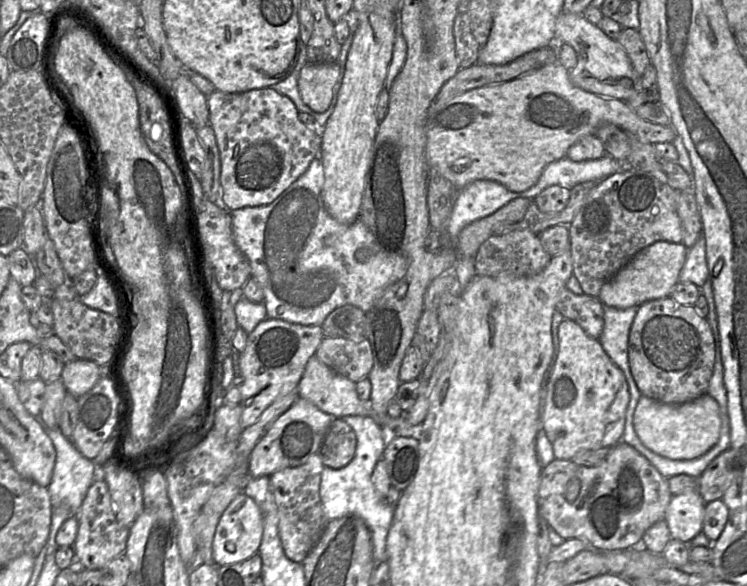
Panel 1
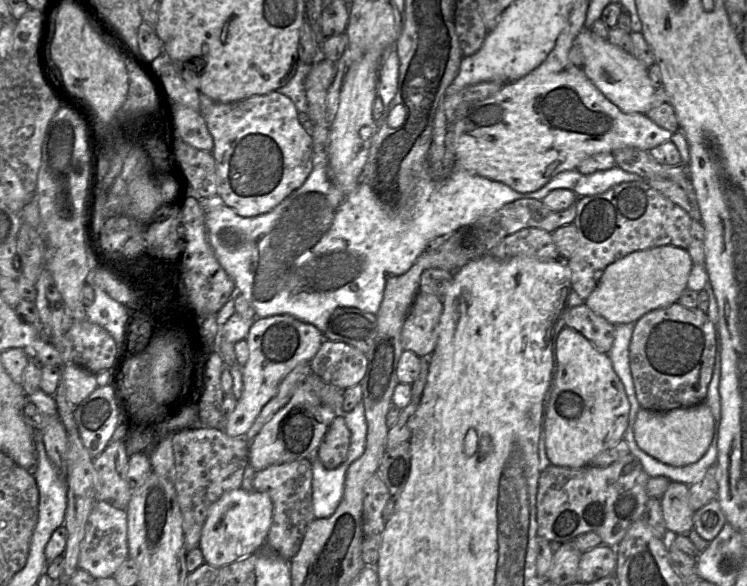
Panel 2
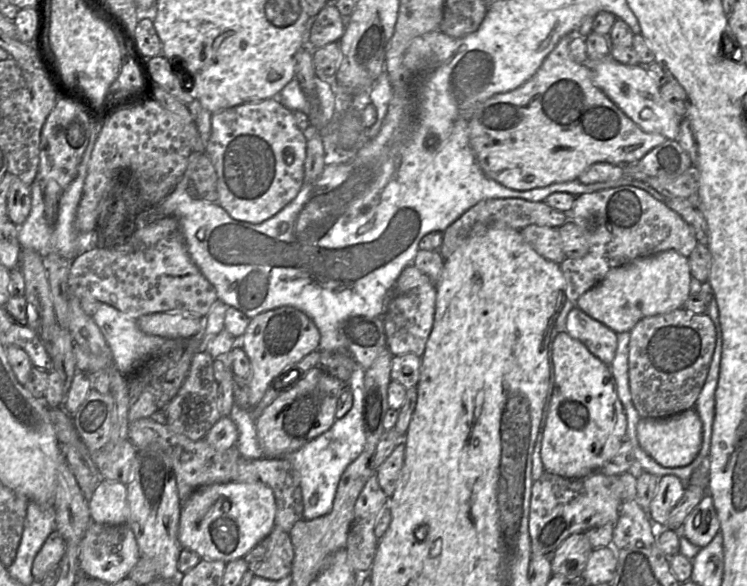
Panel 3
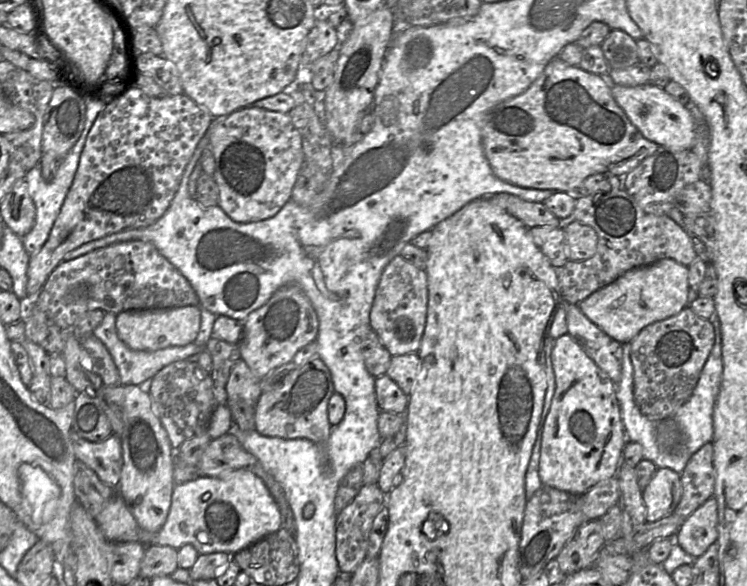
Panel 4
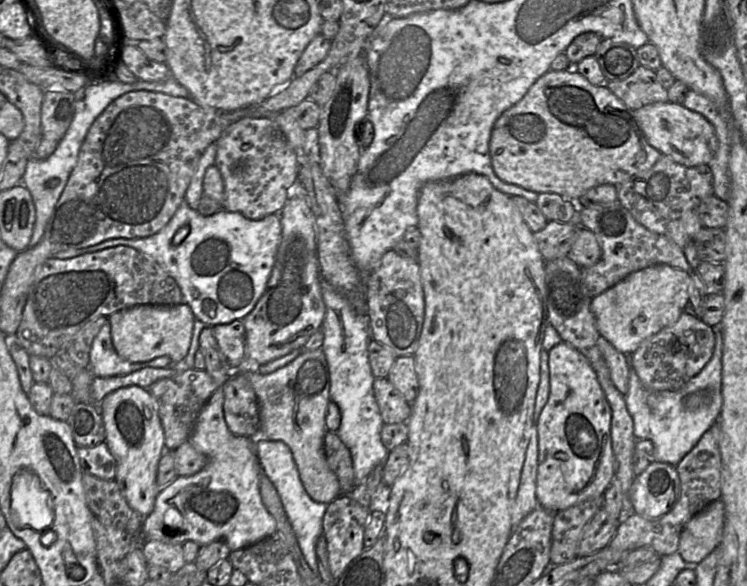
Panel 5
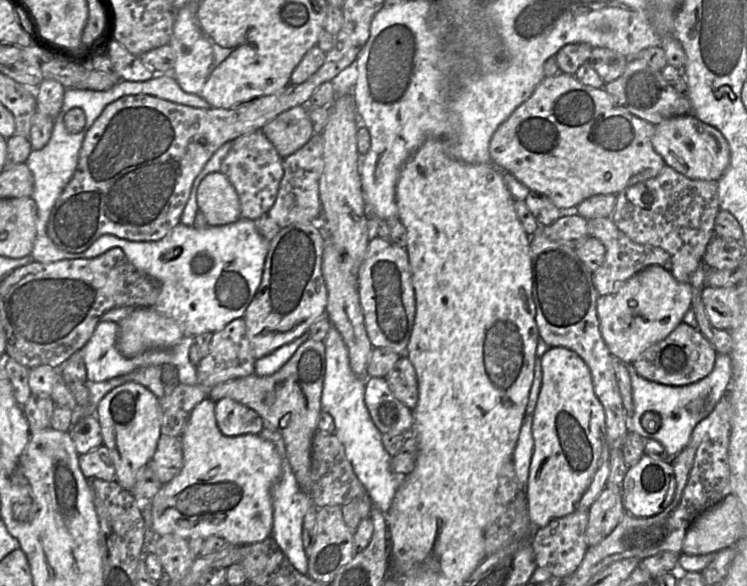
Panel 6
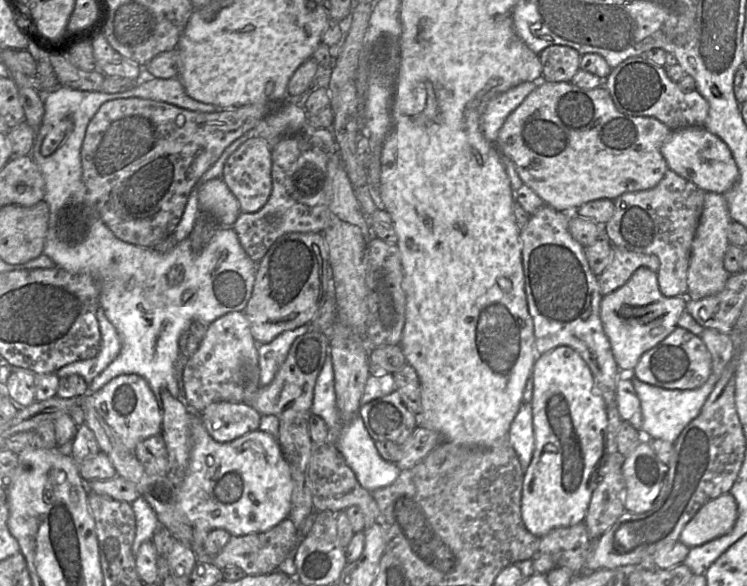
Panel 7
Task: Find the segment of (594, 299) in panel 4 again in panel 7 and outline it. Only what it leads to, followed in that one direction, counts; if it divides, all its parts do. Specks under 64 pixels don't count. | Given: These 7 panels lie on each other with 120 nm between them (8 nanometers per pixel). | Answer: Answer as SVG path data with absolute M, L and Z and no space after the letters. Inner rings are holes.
M647 267L637 269L624 286L602 298L601 321L621 373L631 373L641 356L678 326L687 300L686 296L665 297L659 289L657 273Z

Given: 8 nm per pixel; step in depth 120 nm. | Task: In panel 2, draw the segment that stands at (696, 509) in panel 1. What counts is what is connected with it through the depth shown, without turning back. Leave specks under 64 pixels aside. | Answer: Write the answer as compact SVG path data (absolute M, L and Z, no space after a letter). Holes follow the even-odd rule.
M670 482L660 499L668 532L688 536L688 533L693 529L694 510L689 505L688 497L689 486L687 484Z

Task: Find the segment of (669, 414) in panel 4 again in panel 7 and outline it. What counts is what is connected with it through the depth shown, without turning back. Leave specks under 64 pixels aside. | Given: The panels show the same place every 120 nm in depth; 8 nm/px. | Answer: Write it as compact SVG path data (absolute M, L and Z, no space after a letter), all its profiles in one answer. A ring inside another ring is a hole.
M677 326L665 339L641 356L629 375L656 387L688 390L702 386L711 372L711 355L702 339Z

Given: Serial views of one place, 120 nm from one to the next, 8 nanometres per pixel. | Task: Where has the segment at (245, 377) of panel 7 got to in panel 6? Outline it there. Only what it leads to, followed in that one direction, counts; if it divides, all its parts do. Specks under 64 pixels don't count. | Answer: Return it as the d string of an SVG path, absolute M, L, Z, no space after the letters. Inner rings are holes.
M243 318L234 319L222 330L213 333L208 355L196 366L197 384L212 389L226 381L249 376L255 373L255 361L247 338L245 321Z

